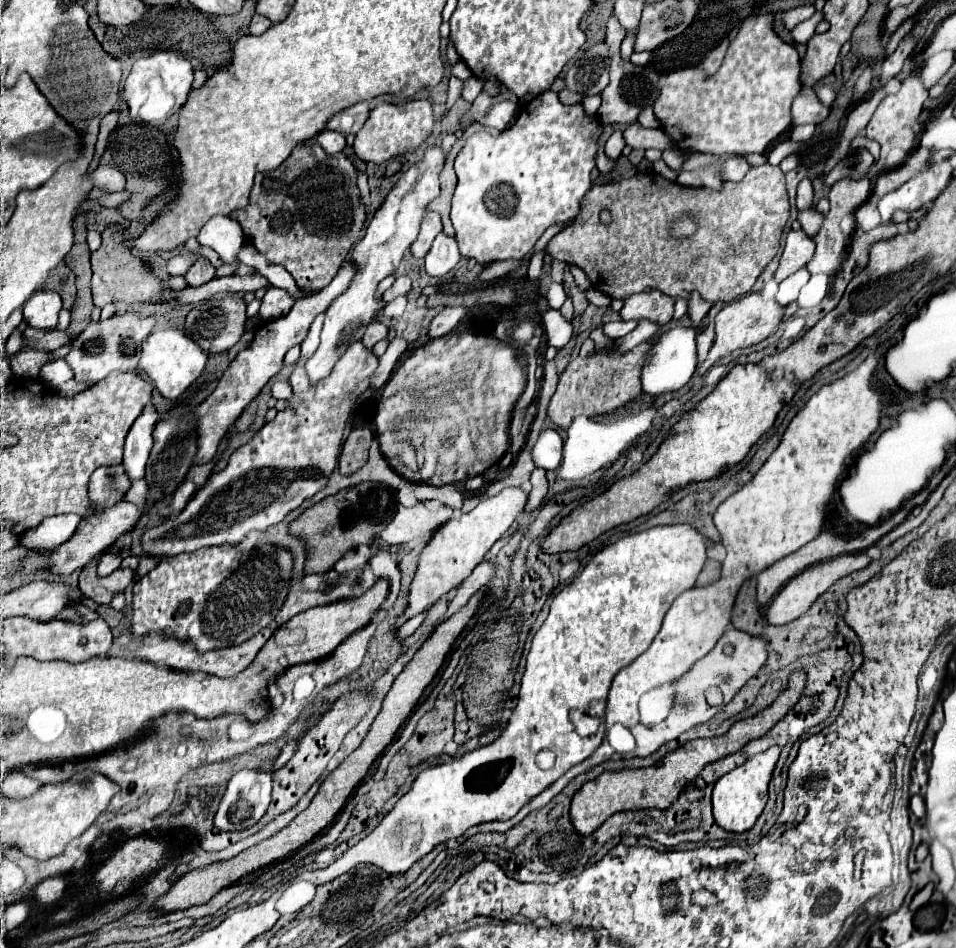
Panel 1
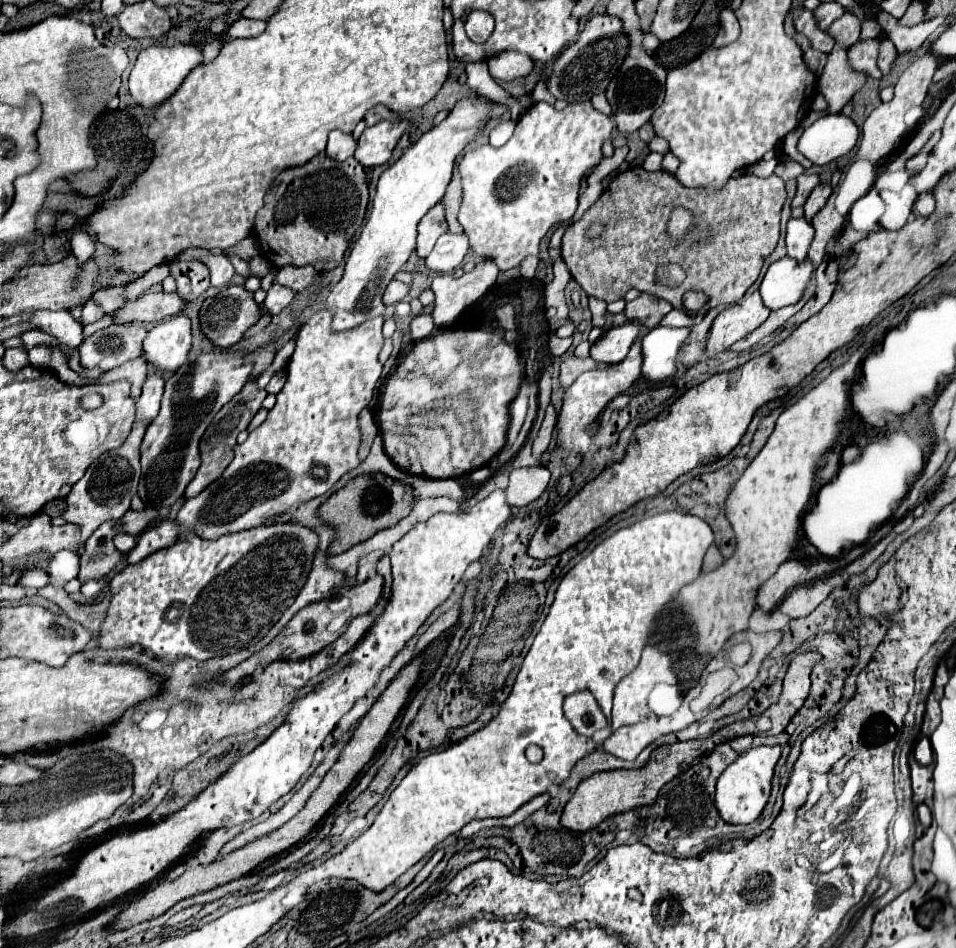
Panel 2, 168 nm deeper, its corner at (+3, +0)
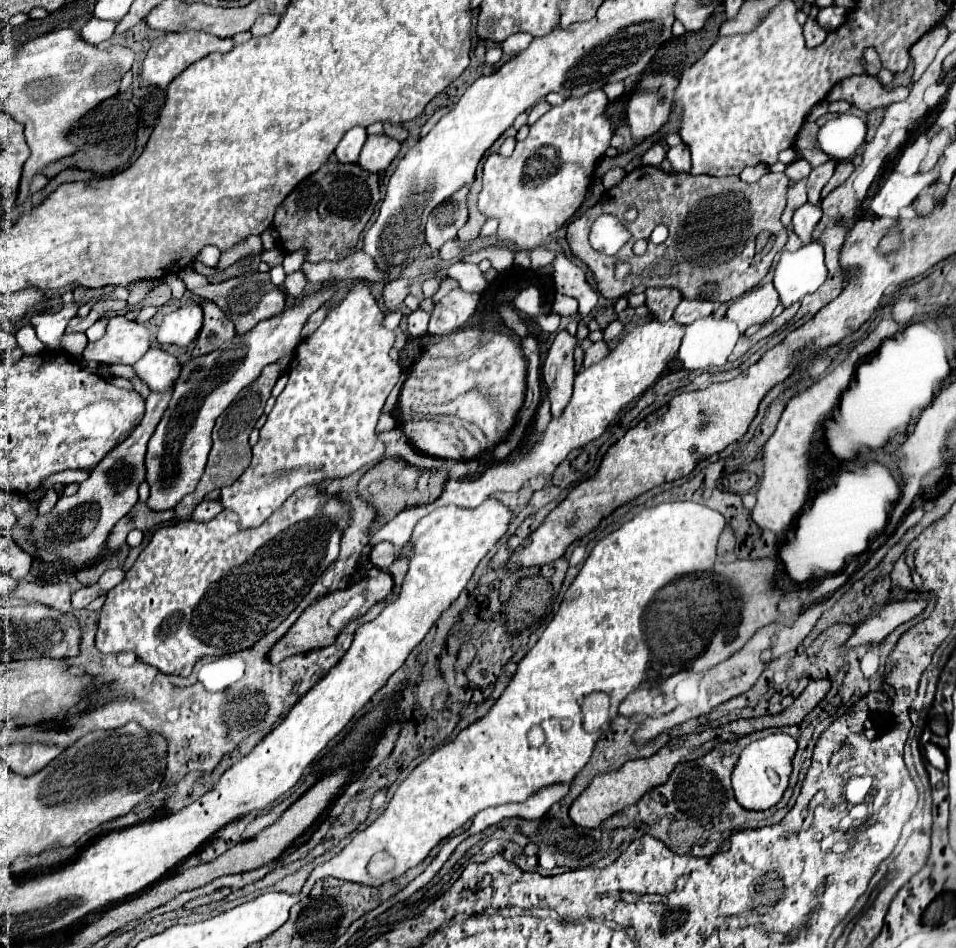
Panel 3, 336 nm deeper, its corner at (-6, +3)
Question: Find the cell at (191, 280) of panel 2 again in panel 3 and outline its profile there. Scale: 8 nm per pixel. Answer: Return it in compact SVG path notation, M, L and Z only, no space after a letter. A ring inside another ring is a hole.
M202 302L202 308L204 308L204 326L196 338L192 358L214 352L218 346L222 346L236 334L234 322L230 322L230 318L214 302Z

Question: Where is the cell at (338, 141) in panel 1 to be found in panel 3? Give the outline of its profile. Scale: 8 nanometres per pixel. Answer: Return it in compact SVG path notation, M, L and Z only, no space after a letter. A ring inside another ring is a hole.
M362 126L350 128L346 132L346 136L340 140L334 154L342 164L354 164L354 162L358 162L364 142L366 142L366 128L362 128Z

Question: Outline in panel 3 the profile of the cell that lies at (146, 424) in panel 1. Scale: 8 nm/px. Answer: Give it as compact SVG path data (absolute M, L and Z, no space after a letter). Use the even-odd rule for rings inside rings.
M152 344L150 350L144 354L144 358L140 358L140 362L134 364L134 370L154 392L162 392L170 388L180 374L176 356L168 354L156 344Z

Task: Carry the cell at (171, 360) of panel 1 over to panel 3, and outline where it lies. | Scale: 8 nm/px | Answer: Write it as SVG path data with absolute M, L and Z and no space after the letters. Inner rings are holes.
M190 300L178 306L174 312L166 314L158 330L158 342L188 346L198 336L200 328L202 328L202 306L200 302Z

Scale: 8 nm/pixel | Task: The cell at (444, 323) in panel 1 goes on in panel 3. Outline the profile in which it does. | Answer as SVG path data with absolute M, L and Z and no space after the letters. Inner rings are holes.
M424 310L410 312L408 322L406 322L406 332L408 332L410 336L422 336L422 334L426 334L428 320L430 320L430 314L424 312Z

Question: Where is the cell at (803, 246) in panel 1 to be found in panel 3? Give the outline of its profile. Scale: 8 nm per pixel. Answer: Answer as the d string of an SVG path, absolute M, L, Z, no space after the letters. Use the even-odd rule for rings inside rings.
M806 202L804 206L800 206L800 208L794 212L792 228L794 228L794 232L796 232L800 238L810 238L810 236L812 236L812 230L814 230L814 226L818 224L820 218L822 218L822 208Z

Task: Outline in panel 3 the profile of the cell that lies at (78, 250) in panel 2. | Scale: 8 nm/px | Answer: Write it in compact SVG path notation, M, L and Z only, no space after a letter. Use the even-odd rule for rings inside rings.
M67 291L62 295L62 308L58 312L46 312L36 314L30 318L30 326L36 330L38 338L44 342L48 350L60 350L60 338L66 330L66 324L70 318L76 316L80 304L76 304L73 291Z

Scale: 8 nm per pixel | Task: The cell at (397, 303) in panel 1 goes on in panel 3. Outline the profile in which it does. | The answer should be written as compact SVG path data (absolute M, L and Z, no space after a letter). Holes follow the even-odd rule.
M360 280L348 296L328 312L322 326L300 342L288 368L290 380L284 392L276 398L266 424L260 428L260 440L252 448L250 468L234 484L222 488L222 506L226 510L234 510L240 516L242 526L260 526L294 490L306 484L320 484L328 478L344 478L368 462L382 460L386 446L376 434L376 424L388 394L402 374L398 362L392 362L388 356L394 344L394 332L388 332L382 326L382 320L384 314L376 300L372 300L370 286Z

